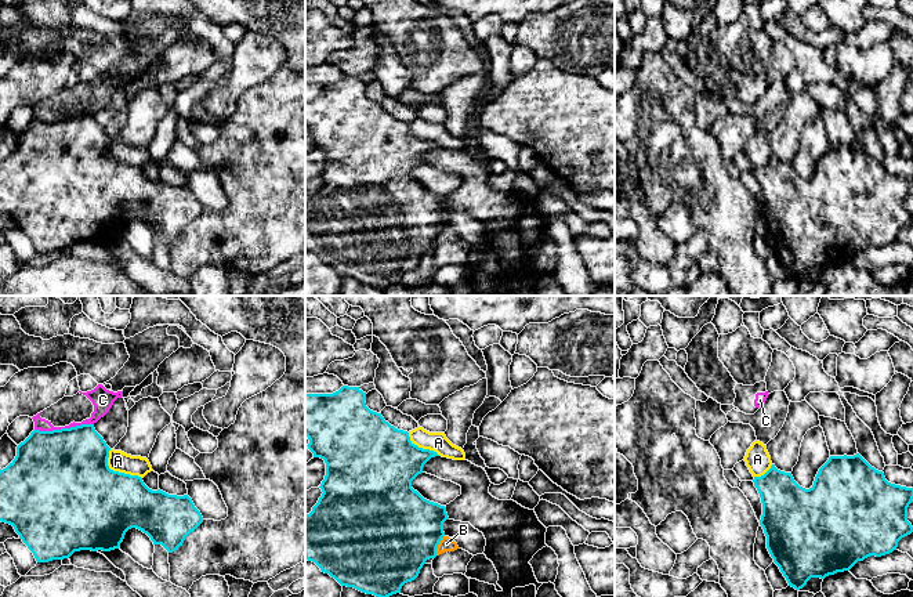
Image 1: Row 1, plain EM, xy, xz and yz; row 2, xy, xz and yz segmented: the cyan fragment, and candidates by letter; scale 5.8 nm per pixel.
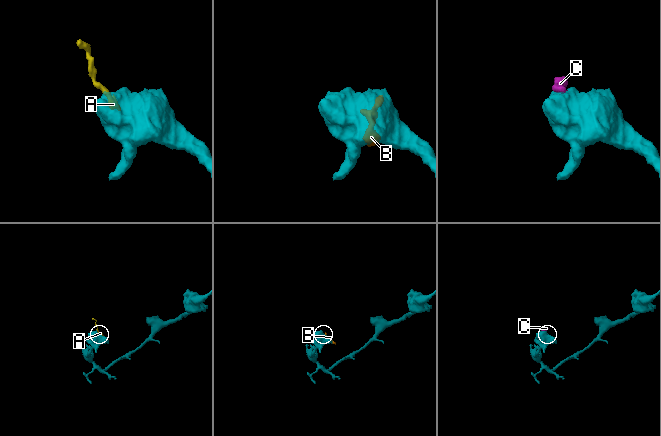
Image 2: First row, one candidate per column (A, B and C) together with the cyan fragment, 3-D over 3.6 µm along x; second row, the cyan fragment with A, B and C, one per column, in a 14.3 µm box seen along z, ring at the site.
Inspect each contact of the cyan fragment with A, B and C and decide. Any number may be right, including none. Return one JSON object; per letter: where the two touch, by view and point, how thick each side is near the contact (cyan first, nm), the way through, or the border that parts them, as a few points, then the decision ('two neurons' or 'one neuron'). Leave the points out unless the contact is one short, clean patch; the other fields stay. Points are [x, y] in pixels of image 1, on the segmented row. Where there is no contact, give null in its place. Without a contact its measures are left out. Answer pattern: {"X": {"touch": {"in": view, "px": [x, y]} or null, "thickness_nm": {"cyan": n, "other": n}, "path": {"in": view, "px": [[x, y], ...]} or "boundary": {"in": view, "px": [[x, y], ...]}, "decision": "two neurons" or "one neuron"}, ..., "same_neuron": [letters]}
{"A": {"touch": {"in": "xy", "px": [118, 471]}, "thickness_nm": {"cyan": 480, "other": 120}, "boundary": {"in": "xy", "px": [[108, 451], [108, 466], [111, 469], [137, 474], [141, 478]]}, "decision": "two neurons"}, "B": {"touch": {"in": "xz", "px": [438, 543]}, "thickness_nm": {"cyan": 480, "other": 80}, "decision": "two neurons"}, "C": {"touch": {"in": "xy", "px": [64, 429]}, "thickness_nm": {"cyan": 500, "other": 90}, "boundary": {"in": "xy", "px": [[93, 423], [35, 430]]}, "decision": "two neurons"}, "same_neuron": []}

